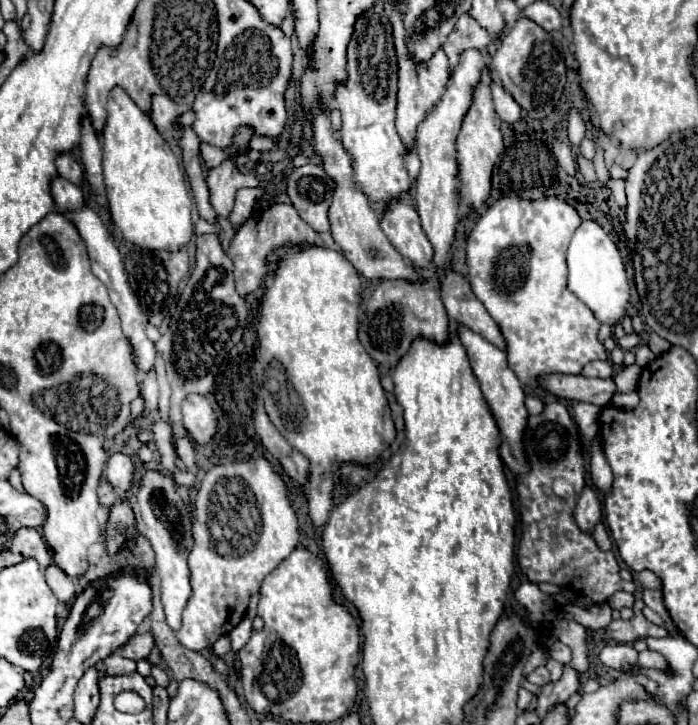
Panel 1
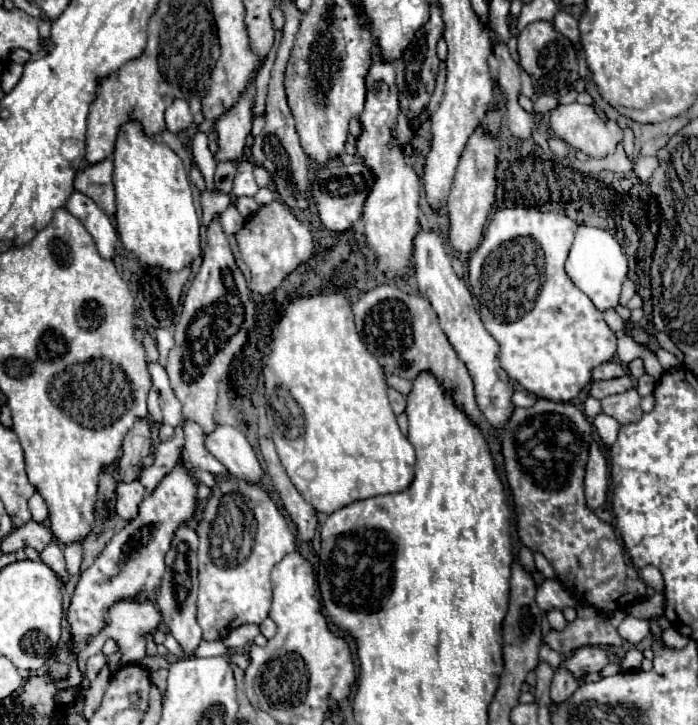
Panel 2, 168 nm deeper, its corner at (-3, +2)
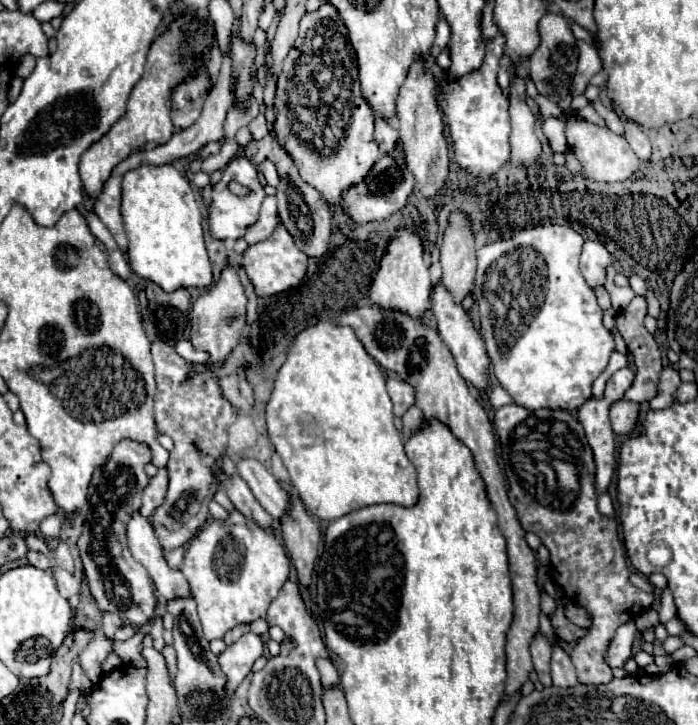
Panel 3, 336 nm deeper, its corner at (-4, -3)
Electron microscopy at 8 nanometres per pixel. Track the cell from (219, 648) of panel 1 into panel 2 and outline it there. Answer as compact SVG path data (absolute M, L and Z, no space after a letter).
M244 624L244 626L234 628L222 642L224 642L230 650L240 650L240 648L246 648L258 634L260 634L258 624Z

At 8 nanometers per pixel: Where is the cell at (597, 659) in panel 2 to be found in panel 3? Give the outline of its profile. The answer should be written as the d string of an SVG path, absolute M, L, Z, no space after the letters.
M633 621L623 623L615 631L613 639L609 641L607 653L605 653L605 663L609 667L623 667L623 663L631 657L631 647L633 647L635 635L637 635L637 627Z

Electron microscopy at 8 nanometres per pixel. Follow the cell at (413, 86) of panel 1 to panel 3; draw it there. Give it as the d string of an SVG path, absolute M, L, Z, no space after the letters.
M443 17L437 23L437 35L435 35L435 43L431 47L431 55L437 57L447 45L449 45L449 37L451 37L451 29L447 25L447 21L443 21Z

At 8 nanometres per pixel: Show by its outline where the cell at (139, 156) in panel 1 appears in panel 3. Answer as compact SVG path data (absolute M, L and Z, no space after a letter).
M141 165L123 175L121 215L129 239L127 259L135 275L153 281L163 291L207 287L213 279L203 243L201 211L189 181L171 165Z

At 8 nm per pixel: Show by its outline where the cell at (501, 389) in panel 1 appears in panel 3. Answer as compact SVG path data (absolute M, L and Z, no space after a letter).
M439 281L433 285L431 289L431 313L437 321L437 331L443 339L443 343L451 349L453 357L455 357L455 363L457 363L457 369L459 369L459 375L471 383L471 387L479 393L485 393L487 391L487 381L489 381L489 367L491 367L491 357L485 349L485 341L483 337L479 335L479 331L475 329L469 313L463 309L461 303L455 303L453 295L449 293L449 289Z

